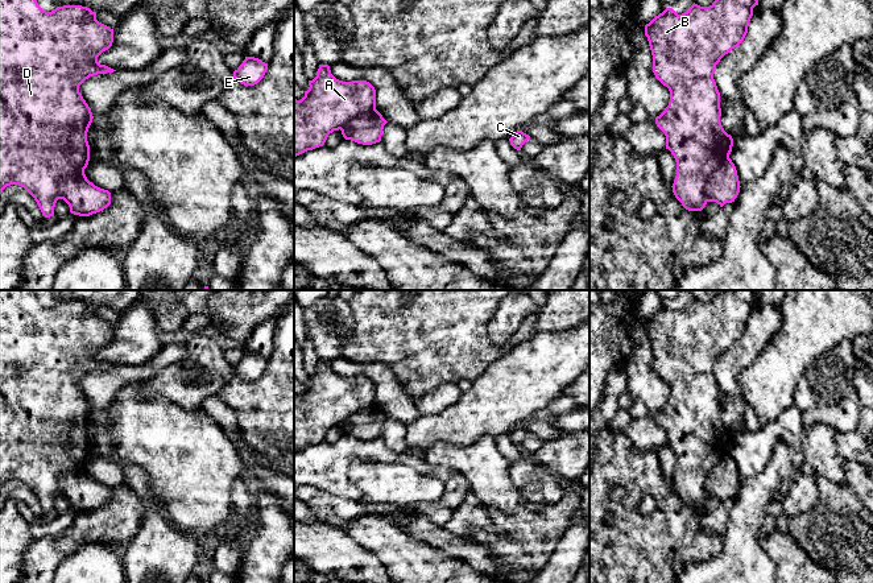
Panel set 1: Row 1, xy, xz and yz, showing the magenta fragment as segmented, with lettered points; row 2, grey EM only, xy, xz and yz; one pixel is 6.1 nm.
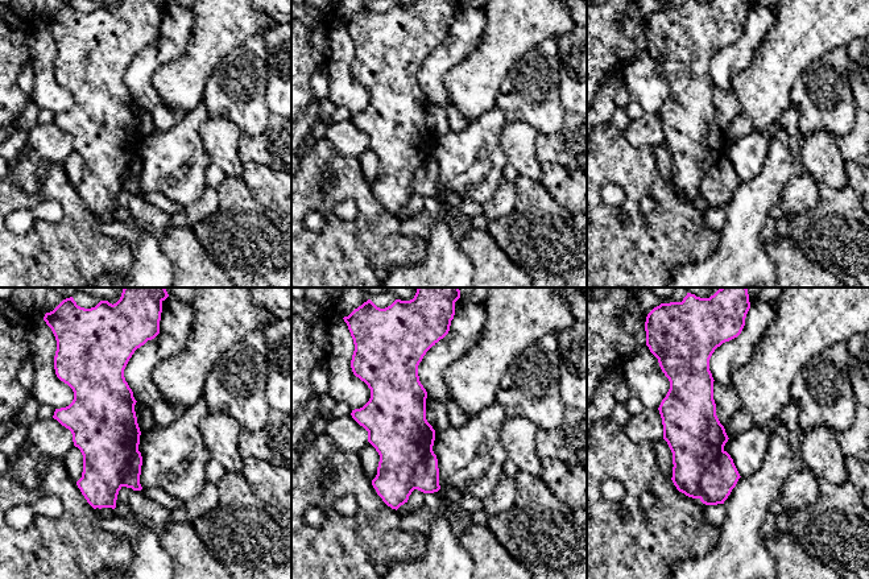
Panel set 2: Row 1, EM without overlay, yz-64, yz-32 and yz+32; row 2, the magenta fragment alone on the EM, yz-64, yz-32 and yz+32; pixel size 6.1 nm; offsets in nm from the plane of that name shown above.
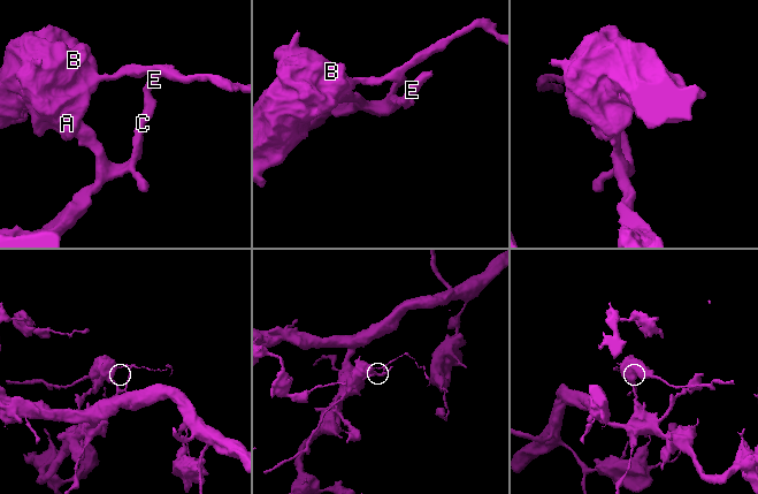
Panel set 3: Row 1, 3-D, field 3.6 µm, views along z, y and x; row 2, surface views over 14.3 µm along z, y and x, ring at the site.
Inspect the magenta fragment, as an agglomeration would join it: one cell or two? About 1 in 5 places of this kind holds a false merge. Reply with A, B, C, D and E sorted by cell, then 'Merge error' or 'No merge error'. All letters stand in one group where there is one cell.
Groups: A B D / C E. Merge error

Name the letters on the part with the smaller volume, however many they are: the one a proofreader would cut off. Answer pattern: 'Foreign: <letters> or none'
Foreign: A, B, D

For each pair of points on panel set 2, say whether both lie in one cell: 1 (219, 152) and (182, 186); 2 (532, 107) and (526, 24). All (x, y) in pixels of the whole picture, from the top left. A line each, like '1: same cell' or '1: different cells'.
1: different cells
2: different cells

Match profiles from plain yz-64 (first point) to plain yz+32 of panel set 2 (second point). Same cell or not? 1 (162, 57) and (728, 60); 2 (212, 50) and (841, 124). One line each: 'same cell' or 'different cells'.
1: same cell
2: different cells

